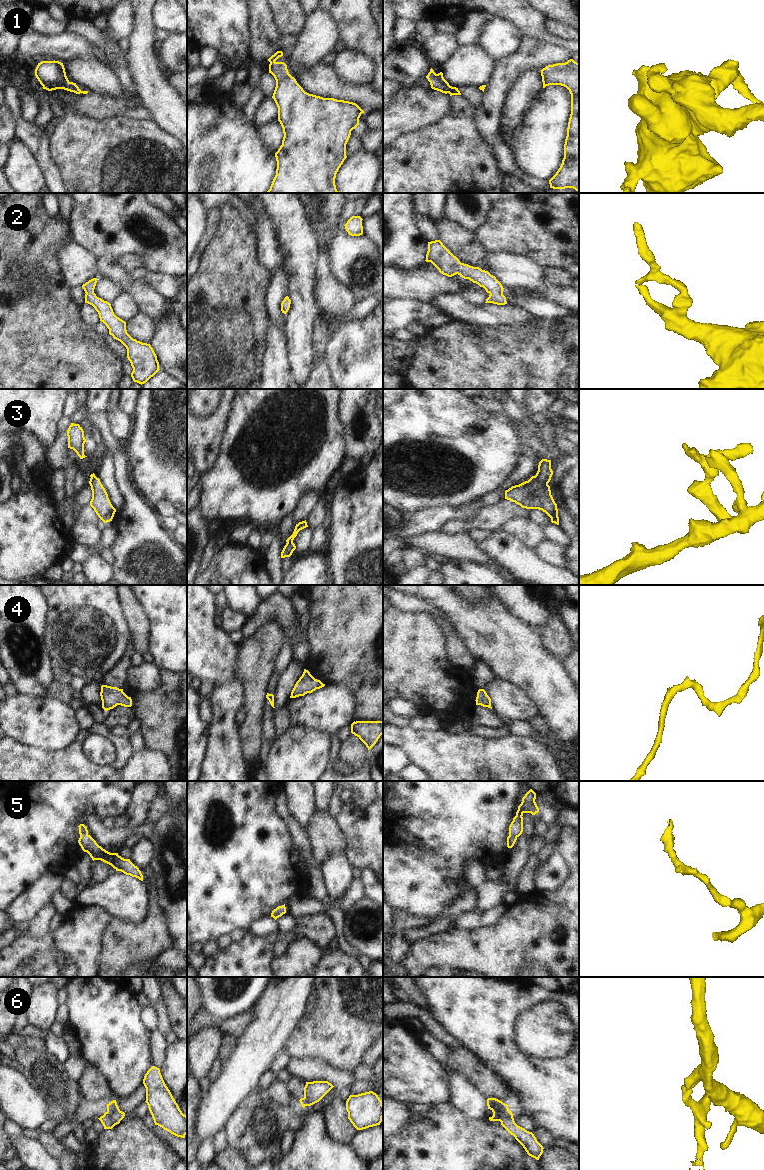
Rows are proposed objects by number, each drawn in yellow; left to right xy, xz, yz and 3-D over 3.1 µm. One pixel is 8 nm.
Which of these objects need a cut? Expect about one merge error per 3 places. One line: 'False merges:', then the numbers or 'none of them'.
False merges: 6

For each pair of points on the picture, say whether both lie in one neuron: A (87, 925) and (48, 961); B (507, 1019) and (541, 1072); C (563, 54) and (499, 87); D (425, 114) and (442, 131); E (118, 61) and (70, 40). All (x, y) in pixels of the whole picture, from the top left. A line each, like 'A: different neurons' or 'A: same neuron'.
A: same neuron
B: same neuron
C: same neuron
D: different neurons
E: same neuron

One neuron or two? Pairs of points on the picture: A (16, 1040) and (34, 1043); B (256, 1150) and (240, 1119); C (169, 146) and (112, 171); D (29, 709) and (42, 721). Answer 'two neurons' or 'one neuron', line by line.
A: one neuron
B: one neuron
C: one neuron
D: one neuron

